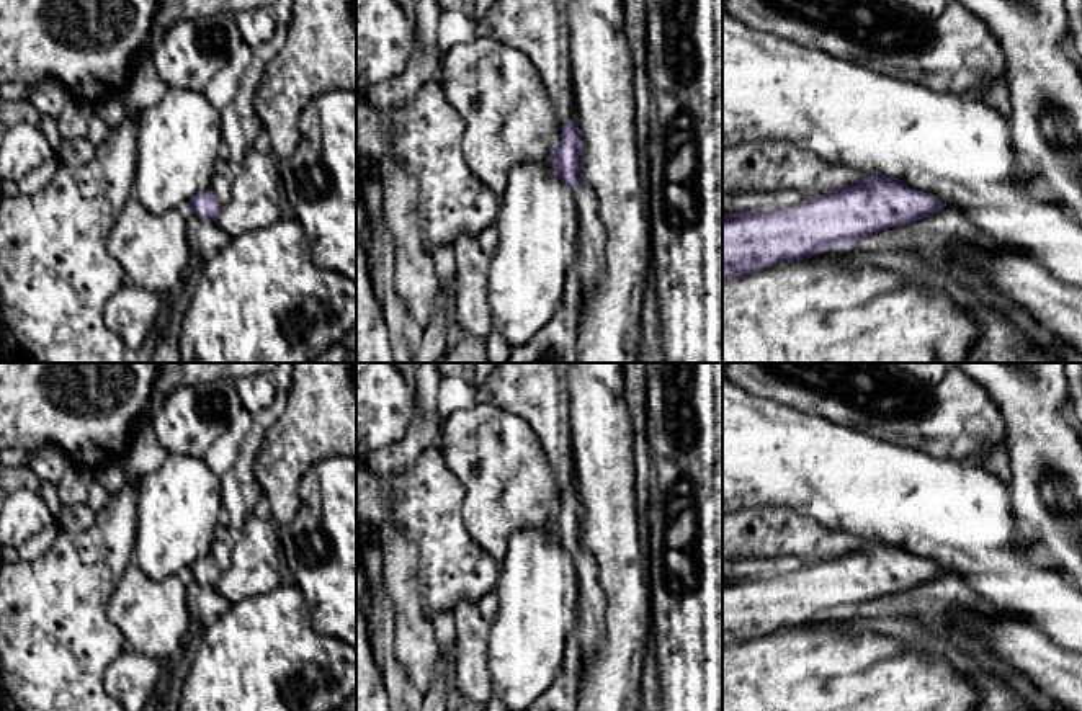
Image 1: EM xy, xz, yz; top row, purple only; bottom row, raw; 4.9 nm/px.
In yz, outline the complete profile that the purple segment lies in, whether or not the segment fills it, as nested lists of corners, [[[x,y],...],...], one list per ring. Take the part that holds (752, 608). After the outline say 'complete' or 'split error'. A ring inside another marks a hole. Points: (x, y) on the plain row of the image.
[[[873,541],[789,574],[724,580],[722,646],[848,613],[878,597],[930,584],[945,572],[904,546]]] | complete

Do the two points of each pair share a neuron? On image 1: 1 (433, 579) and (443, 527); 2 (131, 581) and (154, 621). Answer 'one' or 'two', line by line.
1: one
2: one

